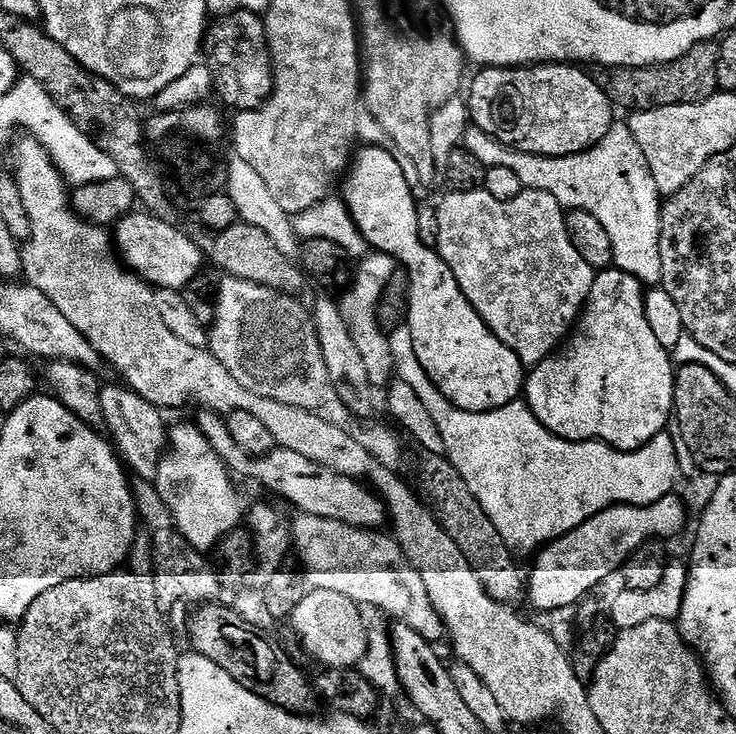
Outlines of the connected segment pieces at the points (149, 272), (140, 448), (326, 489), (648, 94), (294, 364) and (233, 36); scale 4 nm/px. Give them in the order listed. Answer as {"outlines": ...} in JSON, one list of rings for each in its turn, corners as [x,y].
{"outlines":[[[[143,210],[123,216],[114,228],[114,248],[119,259],[153,289],[183,290],[195,276],[201,275],[202,253],[196,243],[176,224],[167,224]]],[[[105,385],[100,391],[105,429],[110,430],[111,441],[125,465],[131,471],[133,469],[139,479],[151,479],[167,447],[168,428],[164,426],[163,413],[132,389],[117,385]]],[[[207,410],[199,413],[198,427],[201,434],[209,440],[210,446],[237,477],[249,476],[264,488],[269,488],[276,496],[289,500],[300,514],[314,514],[318,518],[334,518],[355,528],[380,530],[386,524],[386,509],[383,500],[369,485],[352,480],[349,476],[334,474],[326,466],[310,461],[292,450],[275,447],[264,456],[251,456],[230,434],[225,417]]],[[[719,43],[696,44],[682,58],[669,64],[657,64],[650,68],[604,68],[595,81],[613,106],[617,109],[628,108],[629,113],[706,102],[706,98],[713,96],[720,88],[719,53]]],[[[224,276],[219,281],[216,293],[216,320],[210,326],[212,355],[218,358],[218,362],[222,362],[222,366],[226,366],[226,370],[230,370],[230,375],[238,383],[246,386],[246,390],[262,398],[270,398],[301,410],[316,412],[325,422],[341,427],[351,437],[356,438],[388,469],[401,471],[404,464],[404,446],[399,436],[384,424],[363,426],[365,423],[342,402],[338,392],[329,382],[329,370],[326,369],[326,358],[322,358],[322,346],[318,342],[312,313],[307,307],[304,309],[296,300],[299,299],[295,295],[270,290],[266,286],[246,282],[237,276]]],[[[231,12],[215,21],[216,25],[207,29],[202,52],[205,63],[211,70],[212,84],[215,95],[233,111],[258,109],[268,100],[273,90],[272,56],[268,52],[268,39],[263,19],[255,12]]]]}

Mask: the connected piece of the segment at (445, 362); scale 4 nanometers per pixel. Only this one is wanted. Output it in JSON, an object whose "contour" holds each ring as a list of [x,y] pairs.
{"contour":[[[364,146],[355,153],[354,159],[351,161],[350,167],[346,172],[346,179],[343,181],[344,193],[342,199],[348,206],[348,212],[352,215],[352,221],[358,226],[358,230],[364,236],[364,240],[368,244],[369,249],[377,252],[385,252],[386,255],[392,257],[397,265],[409,274],[409,310],[406,321],[406,327],[410,330],[410,334],[414,338],[414,354],[418,354],[418,362],[422,362],[422,370],[426,370],[426,374],[438,386],[438,390],[444,395],[448,401],[454,406],[458,406],[467,412],[493,412],[507,404],[515,404],[521,399],[522,393],[526,388],[526,369],[524,364],[518,358],[518,354],[514,354],[514,350],[506,347],[498,337],[491,332],[486,326],[486,322],[482,322],[482,318],[474,310],[474,306],[470,306],[470,302],[466,298],[466,294],[462,294],[462,290],[458,286],[458,278],[454,278],[454,274],[450,270],[450,266],[446,266],[446,262],[440,256],[439,252],[434,248],[427,248],[422,242],[422,238],[418,238],[418,210],[416,209],[418,197],[415,196],[413,185],[408,183],[406,174],[402,170],[400,161],[395,151],[389,150],[384,146]]]}

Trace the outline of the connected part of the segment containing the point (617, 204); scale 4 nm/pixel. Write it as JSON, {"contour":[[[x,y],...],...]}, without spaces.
{"contour":[[[613,123],[601,140],[573,156],[535,156],[519,152],[516,148],[499,144],[493,136],[475,126],[468,128],[462,147],[470,150],[470,154],[474,154],[474,158],[478,158],[478,162],[485,164],[488,169],[506,166],[506,170],[514,170],[525,189],[554,194],[554,198],[558,198],[565,210],[594,214],[594,218],[602,222],[606,234],[610,234],[610,242],[614,246],[613,265],[626,274],[634,274],[634,278],[638,278],[645,286],[661,283],[662,197],[650,174],[646,154],[642,154],[642,146],[638,146],[627,123]]]}

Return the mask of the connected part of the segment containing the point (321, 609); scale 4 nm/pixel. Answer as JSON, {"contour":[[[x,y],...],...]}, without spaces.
{"contour":[[[311,589],[288,619],[305,652],[320,666],[355,669],[368,649],[370,628],[364,625],[365,613],[346,594],[334,590]]]}

